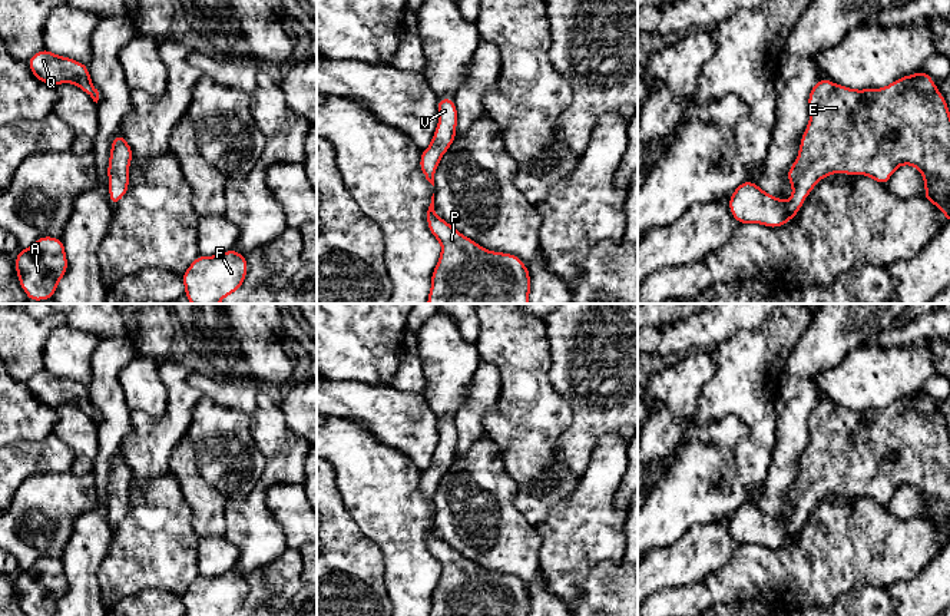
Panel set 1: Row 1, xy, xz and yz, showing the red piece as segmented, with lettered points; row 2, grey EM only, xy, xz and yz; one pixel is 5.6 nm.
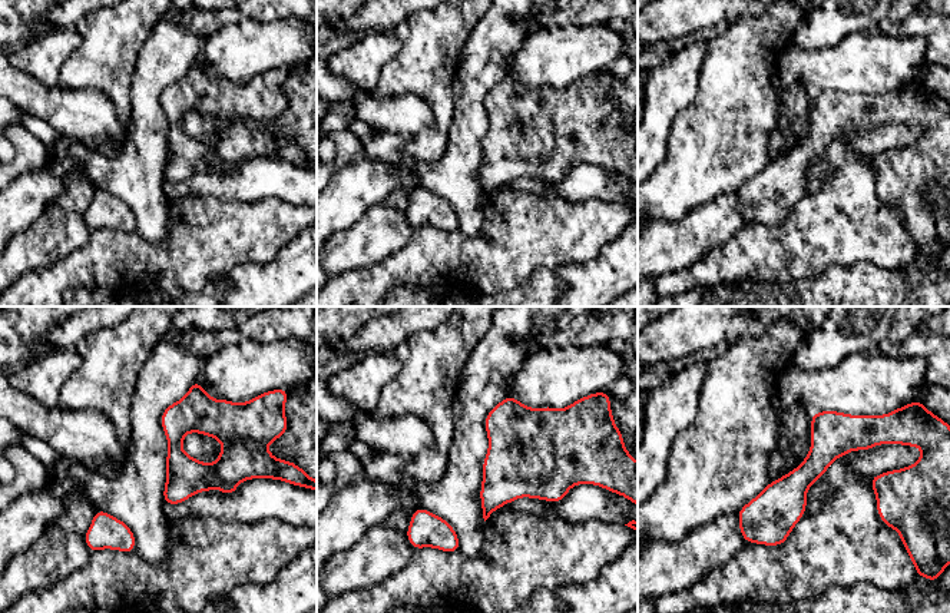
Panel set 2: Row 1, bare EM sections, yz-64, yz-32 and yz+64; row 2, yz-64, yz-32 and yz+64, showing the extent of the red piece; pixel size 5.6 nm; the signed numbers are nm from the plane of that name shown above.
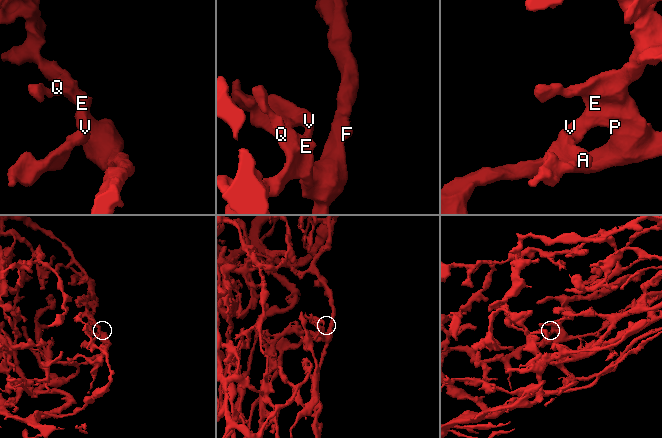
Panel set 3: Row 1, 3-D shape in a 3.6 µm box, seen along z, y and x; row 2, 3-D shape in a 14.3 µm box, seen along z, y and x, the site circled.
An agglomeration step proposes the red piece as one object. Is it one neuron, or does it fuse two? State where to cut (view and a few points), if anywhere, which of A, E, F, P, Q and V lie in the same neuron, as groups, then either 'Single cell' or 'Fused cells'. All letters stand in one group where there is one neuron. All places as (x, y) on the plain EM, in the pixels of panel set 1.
No split. Groups: A E F P Q V. Single cell

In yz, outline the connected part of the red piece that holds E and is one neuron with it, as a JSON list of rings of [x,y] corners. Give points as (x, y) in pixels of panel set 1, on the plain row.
[[[920,391],[887,408],[855,411],[820,400],[808,417],[810,444],[802,454],[797,481],[787,493],[792,504],[788,523],[742,503],[729,517],[729,531],[739,544],[778,549],[801,530],[812,509],[831,494],[865,496],[886,506],[900,486],[916,487],[923,499],[923,520],[934,524],[950,543],[950,433],[934,401]]]

